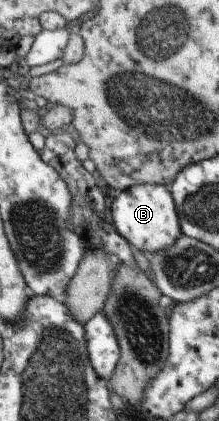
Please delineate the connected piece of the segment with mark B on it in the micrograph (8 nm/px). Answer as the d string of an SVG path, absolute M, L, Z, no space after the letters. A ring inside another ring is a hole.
M140 184L127 187L120 193L114 193L111 204L108 208L115 231L142 254L163 252L174 245L181 234L174 202L163 185Z

